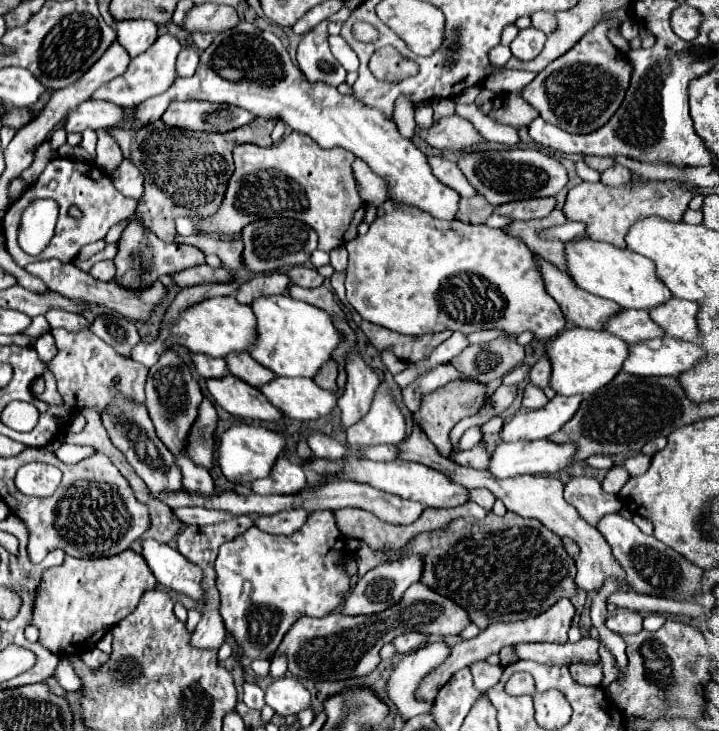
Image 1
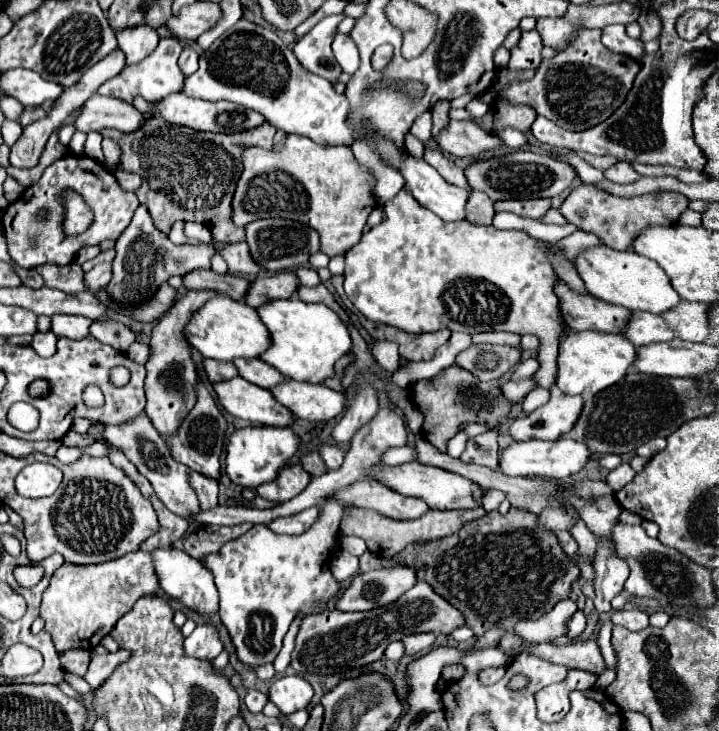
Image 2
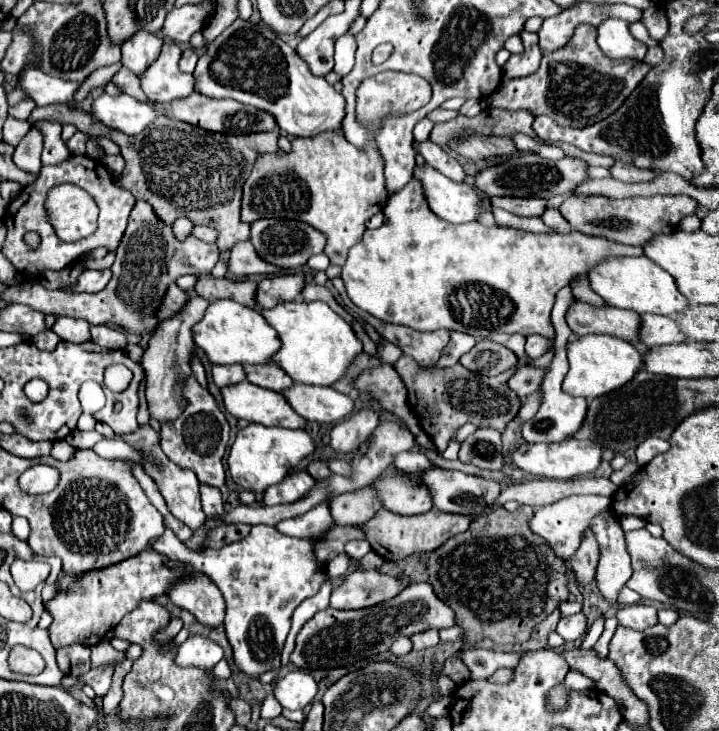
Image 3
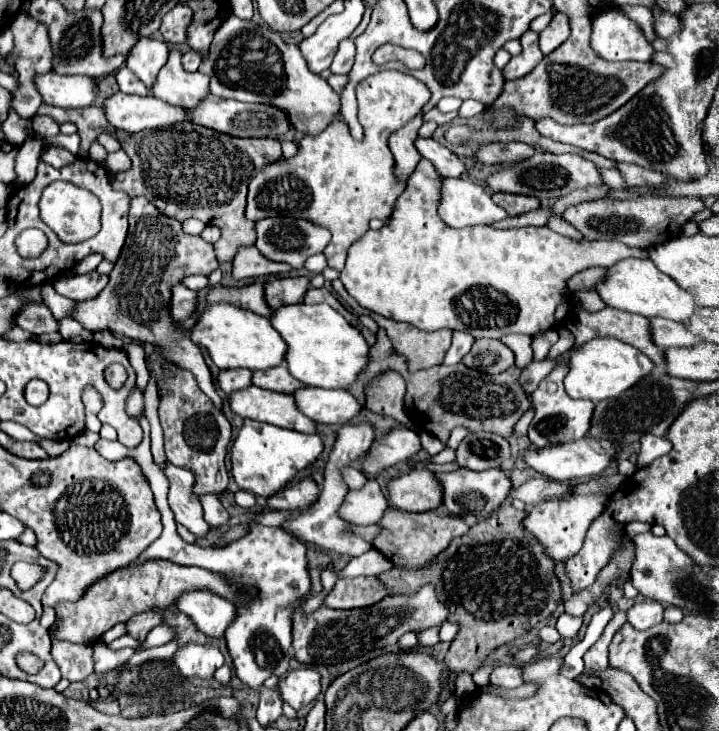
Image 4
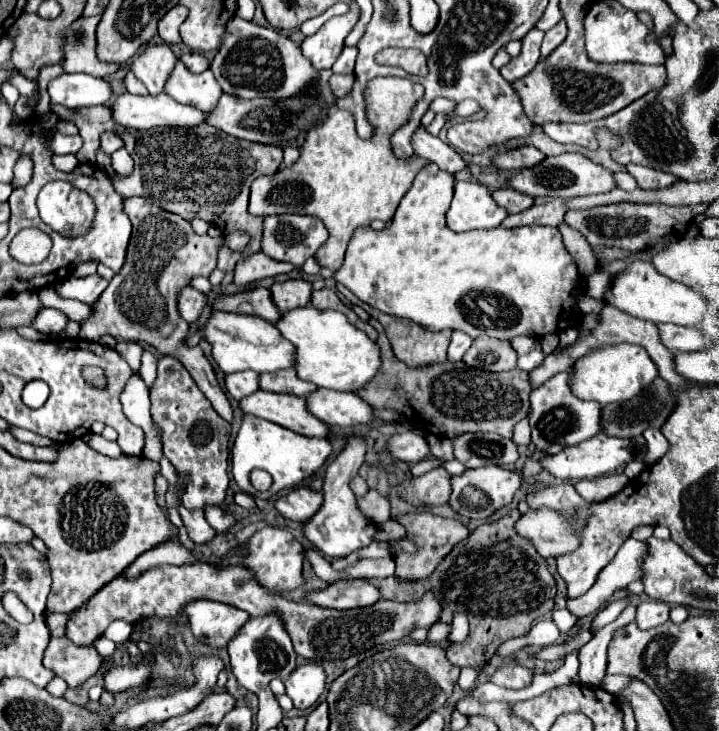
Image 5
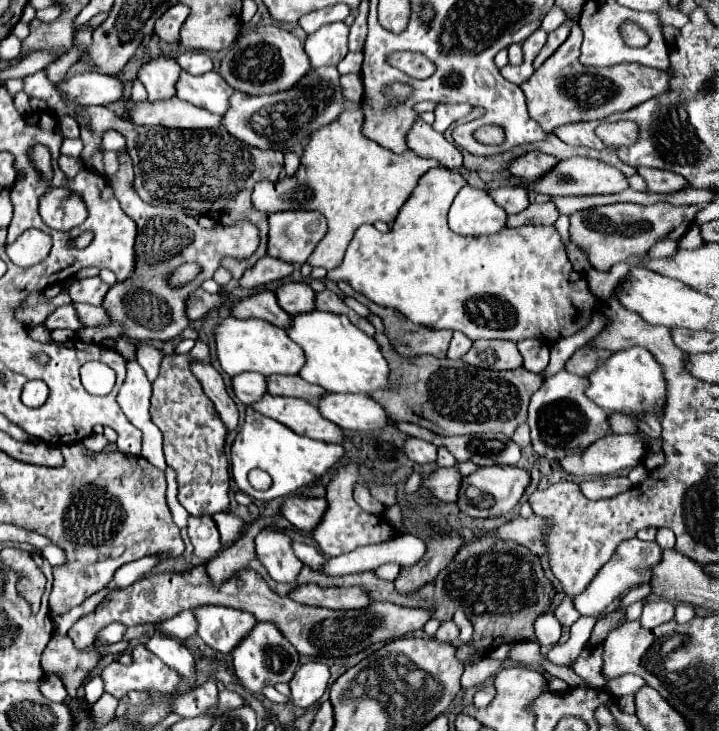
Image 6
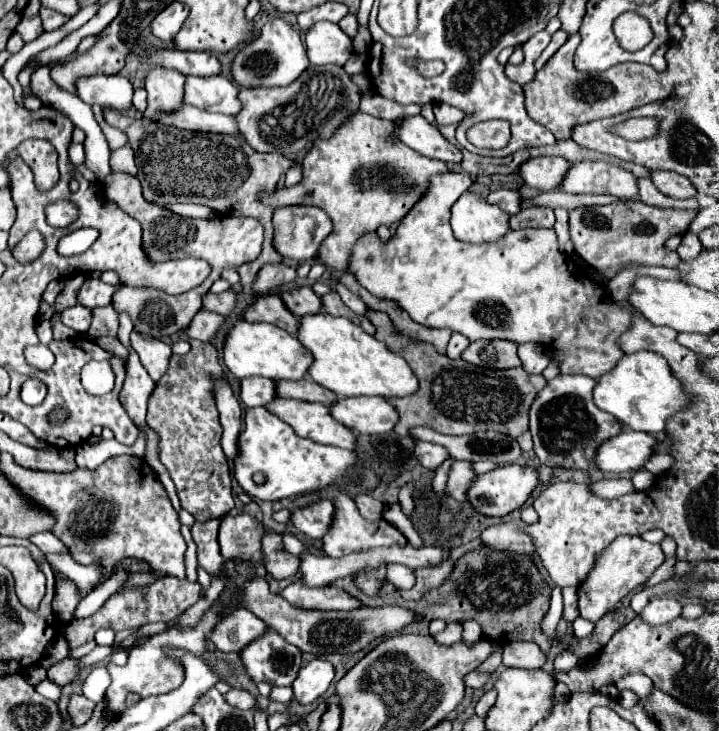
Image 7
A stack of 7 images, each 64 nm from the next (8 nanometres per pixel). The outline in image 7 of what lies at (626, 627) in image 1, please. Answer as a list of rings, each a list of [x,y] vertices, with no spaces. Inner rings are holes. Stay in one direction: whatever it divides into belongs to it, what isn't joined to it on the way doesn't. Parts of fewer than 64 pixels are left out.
[[[662,596],[662,598],[652,598],[642,610],[640,618],[650,626],[660,626],[678,618],[680,612],[682,612],[680,600],[676,600],[674,596]]]

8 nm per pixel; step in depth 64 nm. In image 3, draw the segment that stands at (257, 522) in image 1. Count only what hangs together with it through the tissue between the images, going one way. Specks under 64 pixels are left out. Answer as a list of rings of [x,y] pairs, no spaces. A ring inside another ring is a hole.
[[[322,502],[318,506],[314,506],[312,510],[308,510],[302,516],[296,518],[288,518],[282,520],[280,524],[276,524],[276,530],[280,534],[286,536],[298,536],[298,538],[312,538],[312,536],[320,536],[322,532],[328,532],[332,528],[332,518],[330,518],[330,510],[328,510],[328,502]]]

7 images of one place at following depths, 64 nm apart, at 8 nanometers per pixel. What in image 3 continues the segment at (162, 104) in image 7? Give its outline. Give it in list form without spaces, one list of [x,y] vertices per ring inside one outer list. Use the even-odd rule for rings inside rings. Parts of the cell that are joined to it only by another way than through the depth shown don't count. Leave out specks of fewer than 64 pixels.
[[[136,32],[132,40],[124,40],[122,44],[122,64],[132,70],[134,74],[140,74],[156,56],[160,54],[162,38],[158,38],[152,32]]]

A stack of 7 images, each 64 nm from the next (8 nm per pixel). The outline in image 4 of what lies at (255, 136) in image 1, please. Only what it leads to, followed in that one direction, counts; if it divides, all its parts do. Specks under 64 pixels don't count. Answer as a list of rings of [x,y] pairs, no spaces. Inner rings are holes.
[[[42,104],[36,116],[50,116],[58,124],[74,122],[78,126],[78,134],[82,138],[79,157],[88,158],[88,146],[96,140],[98,134],[110,132],[114,134],[124,152],[132,160],[132,168],[126,172],[116,174],[114,188],[130,194],[130,196],[146,196],[164,216],[186,220],[198,218],[204,224],[214,224],[222,230],[222,238],[214,244],[218,262],[232,262],[238,246],[254,244],[256,232],[254,222],[244,218],[246,206],[246,186],[260,172],[268,162],[278,160],[282,156],[280,142],[272,138],[232,138],[228,134],[220,134],[208,130],[204,126],[196,126],[192,122],[176,124],[172,128],[158,128],[158,130],[142,130],[138,134],[126,134],[112,128],[102,108],[88,106],[88,108],[58,108]]]

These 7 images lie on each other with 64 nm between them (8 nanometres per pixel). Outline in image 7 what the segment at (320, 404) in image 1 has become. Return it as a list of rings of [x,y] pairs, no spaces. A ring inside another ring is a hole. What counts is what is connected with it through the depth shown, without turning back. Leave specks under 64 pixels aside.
[[[382,396],[338,398],[330,406],[330,414],[346,428],[360,434],[390,432],[398,420],[398,414]]]

